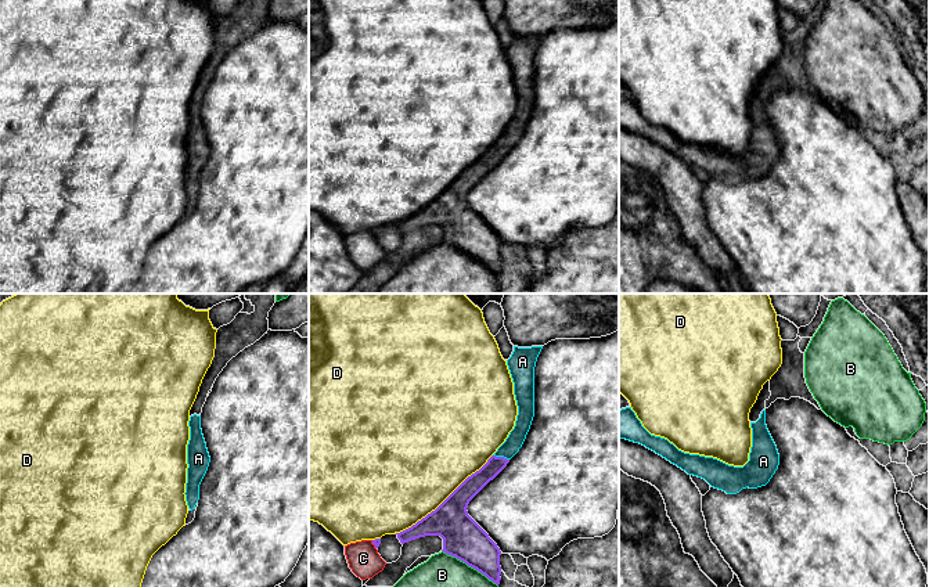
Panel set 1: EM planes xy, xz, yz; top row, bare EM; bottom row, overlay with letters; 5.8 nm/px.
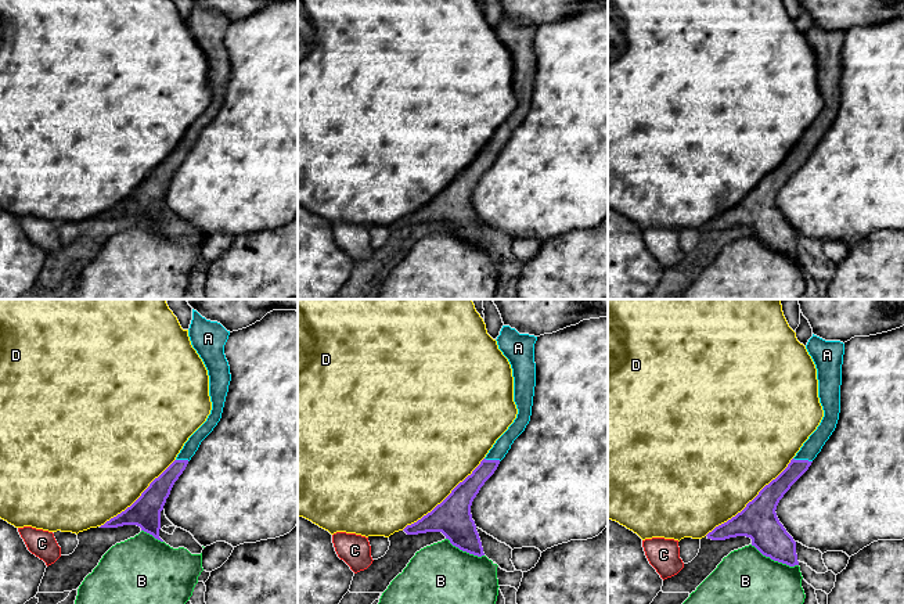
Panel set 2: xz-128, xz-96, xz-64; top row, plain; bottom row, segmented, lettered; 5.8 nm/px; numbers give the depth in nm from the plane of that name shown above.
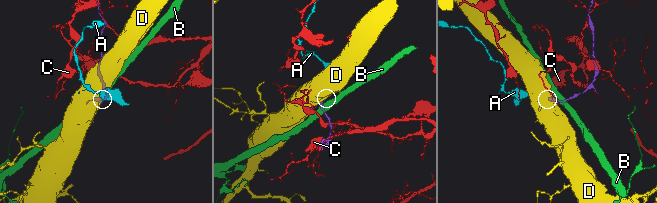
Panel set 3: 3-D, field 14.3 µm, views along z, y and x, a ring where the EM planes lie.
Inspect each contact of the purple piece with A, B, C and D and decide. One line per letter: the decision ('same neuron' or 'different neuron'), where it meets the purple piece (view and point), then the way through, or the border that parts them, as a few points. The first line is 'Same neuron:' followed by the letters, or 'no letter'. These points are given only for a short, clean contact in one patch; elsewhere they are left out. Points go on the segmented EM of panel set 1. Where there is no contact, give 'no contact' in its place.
Same neuron: A
A: same neuron | xz (501, 457) | across xz (472, 485), (501, 457), (510, 447)
B: different neuron | xz (470, 565)
C: different neuron | xz (373, 543)
D: different neuron | xz (446, 499)

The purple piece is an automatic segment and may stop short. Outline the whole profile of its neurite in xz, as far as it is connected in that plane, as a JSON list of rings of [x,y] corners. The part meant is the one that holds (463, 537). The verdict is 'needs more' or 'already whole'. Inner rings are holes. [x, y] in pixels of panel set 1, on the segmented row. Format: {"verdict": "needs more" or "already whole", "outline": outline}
{"verdict": "needs more", "outline": [[[514,346],[507,365],[514,382],[518,415],[505,442],[475,473],[468,476],[435,511],[411,527],[396,533],[402,544],[425,536],[440,536],[443,552],[500,584],[501,551],[468,515],[469,501],[493,480],[522,447],[534,417],[534,367],[543,346]]]}

